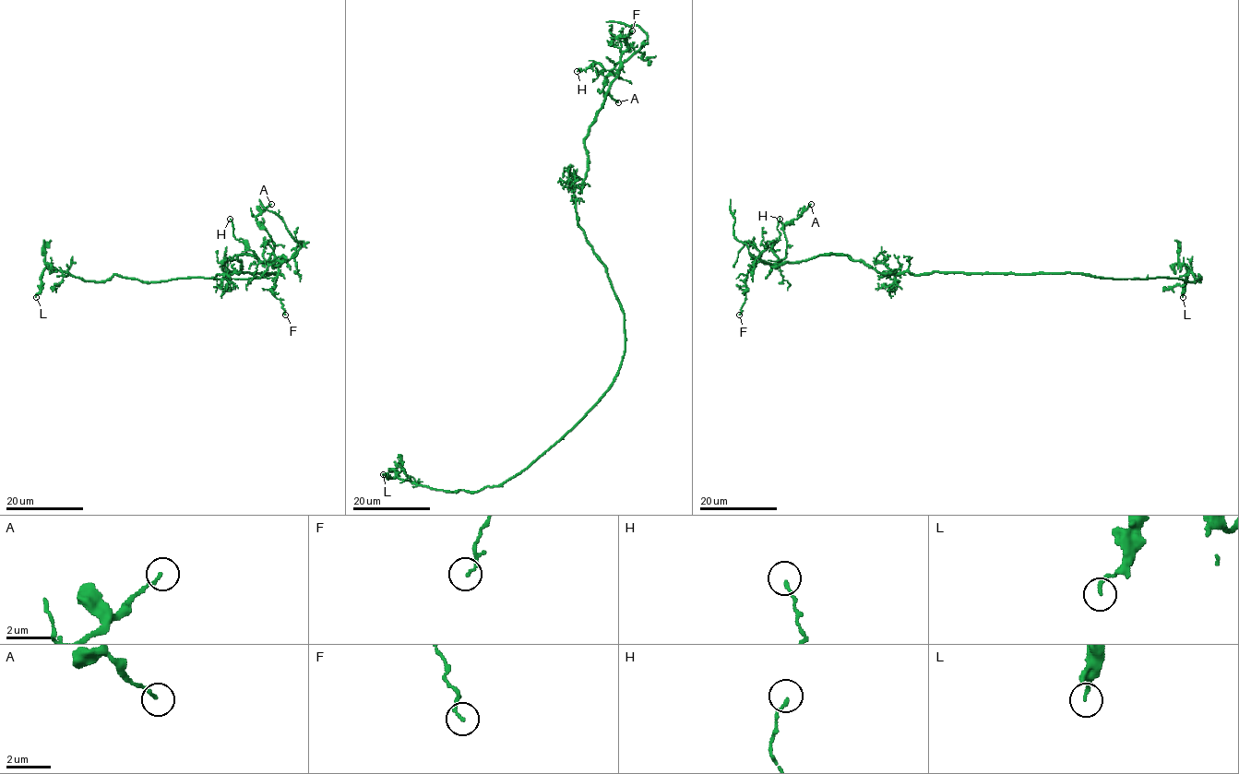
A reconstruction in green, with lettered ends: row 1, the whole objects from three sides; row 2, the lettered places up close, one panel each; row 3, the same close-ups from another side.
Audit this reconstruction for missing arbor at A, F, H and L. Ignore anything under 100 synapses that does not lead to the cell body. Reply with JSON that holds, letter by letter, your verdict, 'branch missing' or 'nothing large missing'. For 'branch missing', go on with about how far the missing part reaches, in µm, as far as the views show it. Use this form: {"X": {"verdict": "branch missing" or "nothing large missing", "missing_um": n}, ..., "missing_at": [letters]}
{"A": {"verdict": "nothing large missing"}, "F": {"verdict": "nothing large missing"}, "H": {"verdict": "nothing large missing"}, "L": {"verdict": "nothing large missing"}, "missing_at": []}

